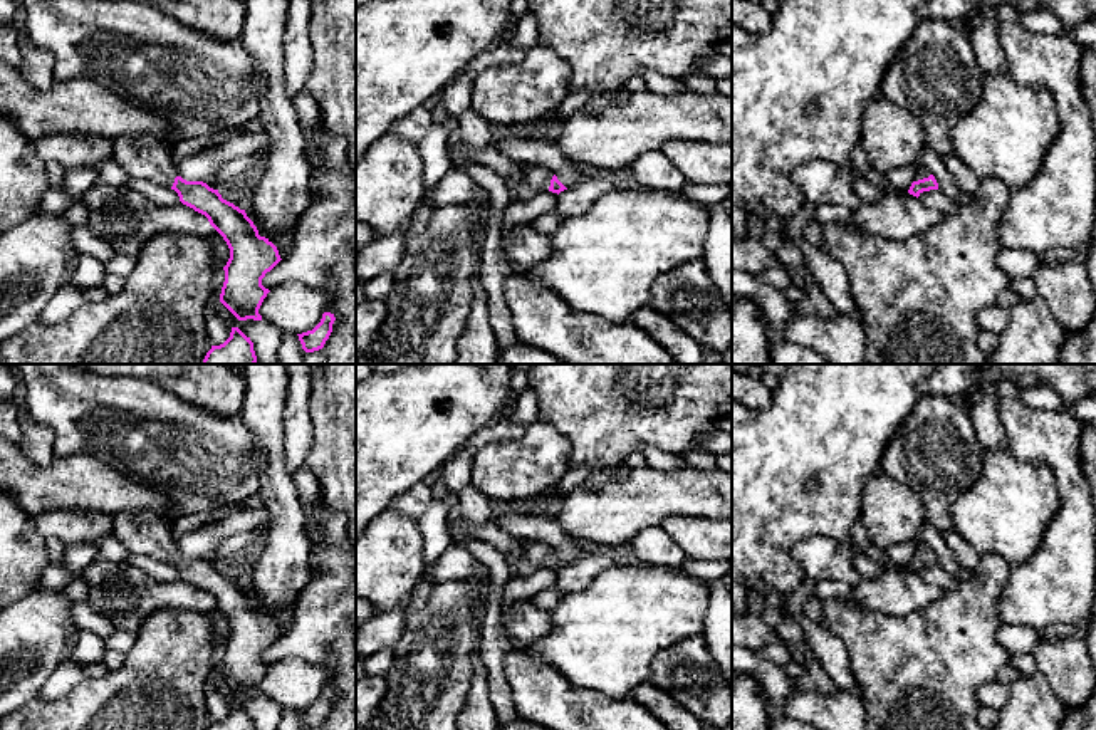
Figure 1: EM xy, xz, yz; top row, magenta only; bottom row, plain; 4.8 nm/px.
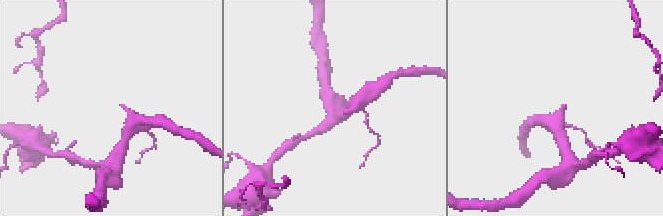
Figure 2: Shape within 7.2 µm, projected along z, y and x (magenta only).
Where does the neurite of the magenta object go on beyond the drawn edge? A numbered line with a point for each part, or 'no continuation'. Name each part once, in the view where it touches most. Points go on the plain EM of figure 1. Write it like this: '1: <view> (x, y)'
1: xz (534, 554)

